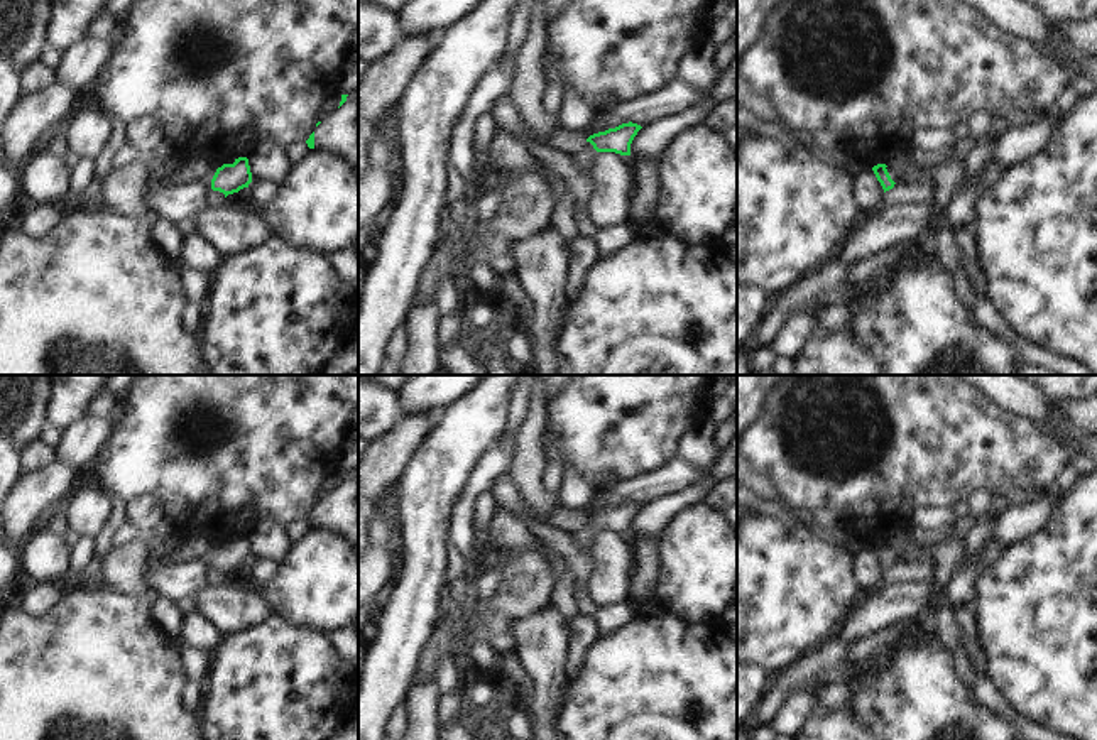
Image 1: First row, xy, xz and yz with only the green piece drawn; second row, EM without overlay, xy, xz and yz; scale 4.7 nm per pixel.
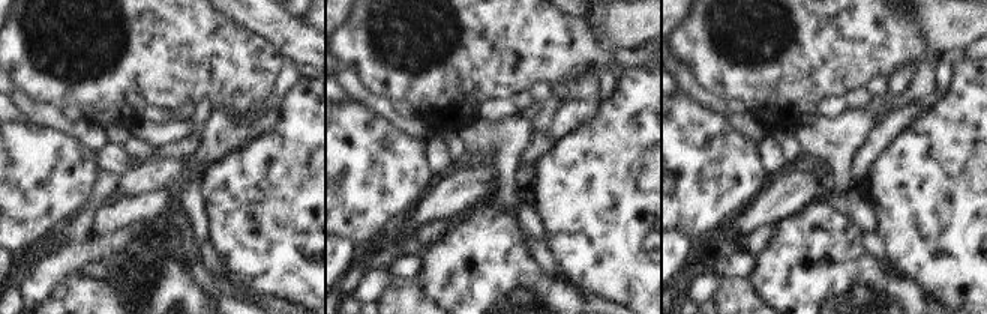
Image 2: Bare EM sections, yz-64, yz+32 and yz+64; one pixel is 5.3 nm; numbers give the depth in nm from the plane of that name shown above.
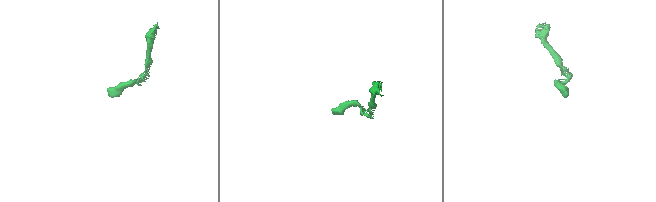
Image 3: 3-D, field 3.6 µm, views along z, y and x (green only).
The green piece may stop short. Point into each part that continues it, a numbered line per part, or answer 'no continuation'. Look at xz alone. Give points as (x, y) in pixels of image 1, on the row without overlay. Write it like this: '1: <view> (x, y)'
1: xz (583, 538)

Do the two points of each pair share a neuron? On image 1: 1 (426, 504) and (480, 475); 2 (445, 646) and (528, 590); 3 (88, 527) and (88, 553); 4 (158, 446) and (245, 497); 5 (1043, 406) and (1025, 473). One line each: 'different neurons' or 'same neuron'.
1: different neurons
2: same neuron
3: different neurons
4: same neuron
5: different neurons

